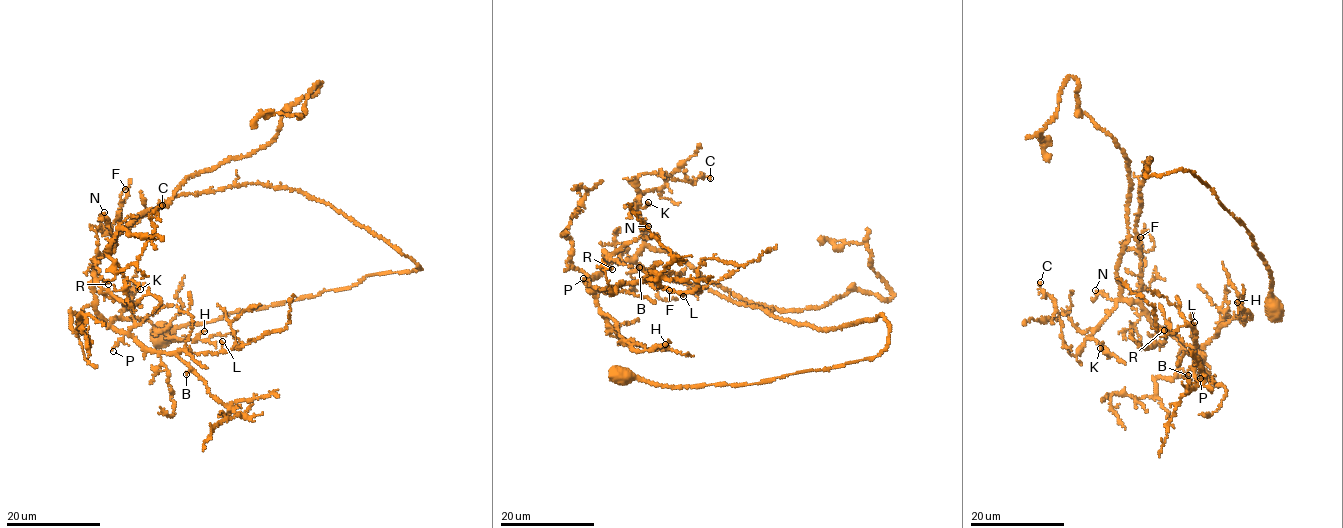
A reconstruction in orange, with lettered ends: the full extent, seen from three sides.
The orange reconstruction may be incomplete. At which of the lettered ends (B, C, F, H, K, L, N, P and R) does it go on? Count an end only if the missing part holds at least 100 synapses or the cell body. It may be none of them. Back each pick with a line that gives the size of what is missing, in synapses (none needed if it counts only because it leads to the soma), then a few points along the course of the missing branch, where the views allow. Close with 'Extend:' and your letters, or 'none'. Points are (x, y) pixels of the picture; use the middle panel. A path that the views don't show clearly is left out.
Extend: none

